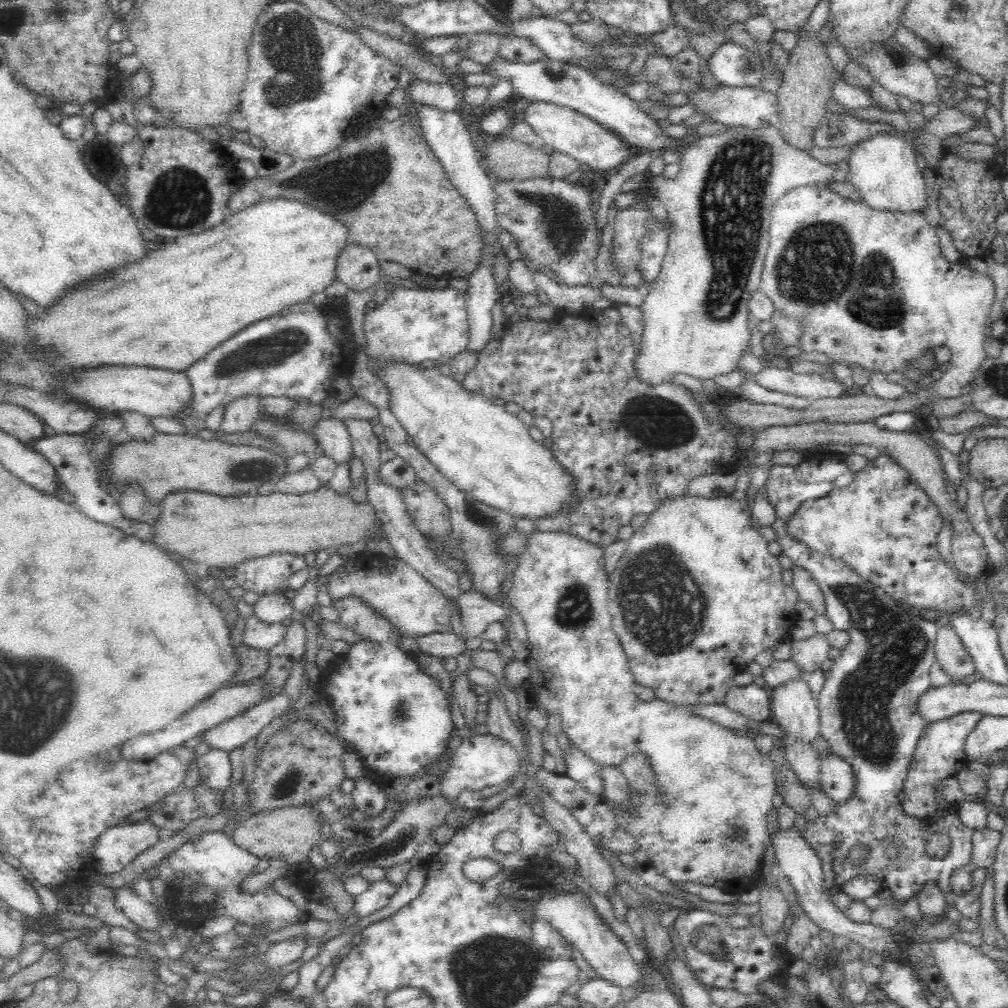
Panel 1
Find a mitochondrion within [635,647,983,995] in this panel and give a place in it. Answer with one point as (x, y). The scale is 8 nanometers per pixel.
(707, 940)

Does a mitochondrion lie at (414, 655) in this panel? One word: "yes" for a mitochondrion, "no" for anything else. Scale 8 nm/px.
no

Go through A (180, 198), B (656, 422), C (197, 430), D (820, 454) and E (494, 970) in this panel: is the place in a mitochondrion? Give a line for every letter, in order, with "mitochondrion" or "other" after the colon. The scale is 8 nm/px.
A: mitochondrion
B: mitochondrion
C: other
D: other
E: mitochondrion

